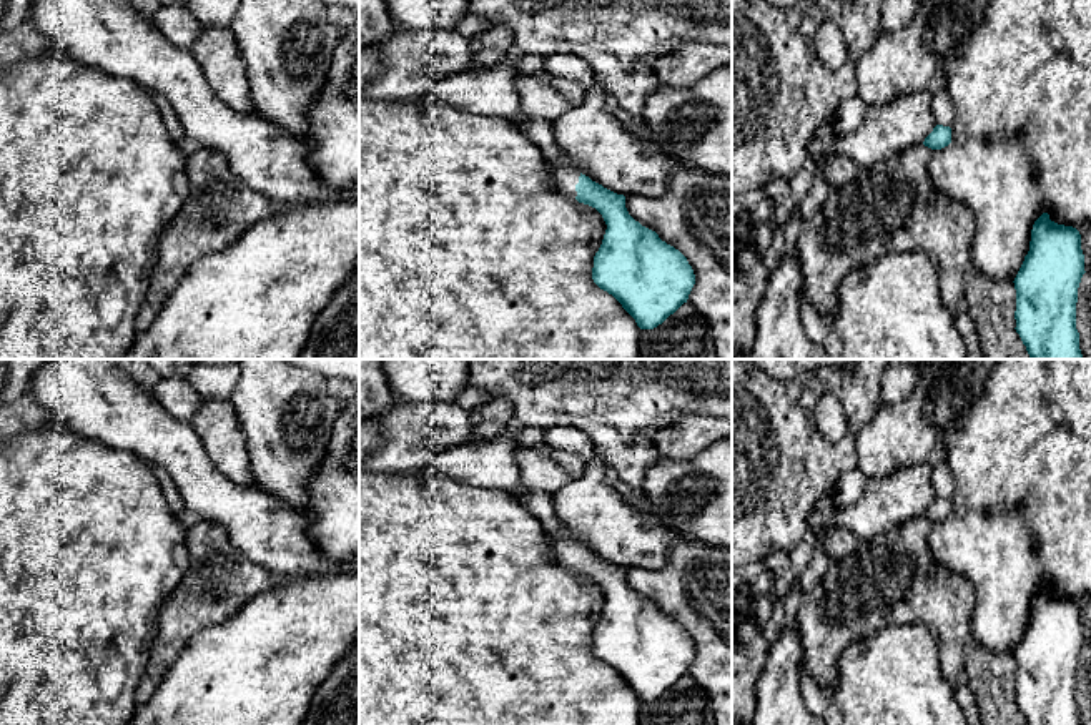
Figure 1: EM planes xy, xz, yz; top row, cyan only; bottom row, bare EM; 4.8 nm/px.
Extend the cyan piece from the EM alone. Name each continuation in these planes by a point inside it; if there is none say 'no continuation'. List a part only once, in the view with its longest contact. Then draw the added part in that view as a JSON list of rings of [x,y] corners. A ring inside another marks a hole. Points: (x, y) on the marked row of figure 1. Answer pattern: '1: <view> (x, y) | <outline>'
1: xz (566, 177) | [[[527,118],[521,121],[519,130],[542,150],[546,160],[552,165],[557,190],[569,198],[575,198],[575,185],[579,183],[580,171],[557,148],[552,123],[541,118]]]

